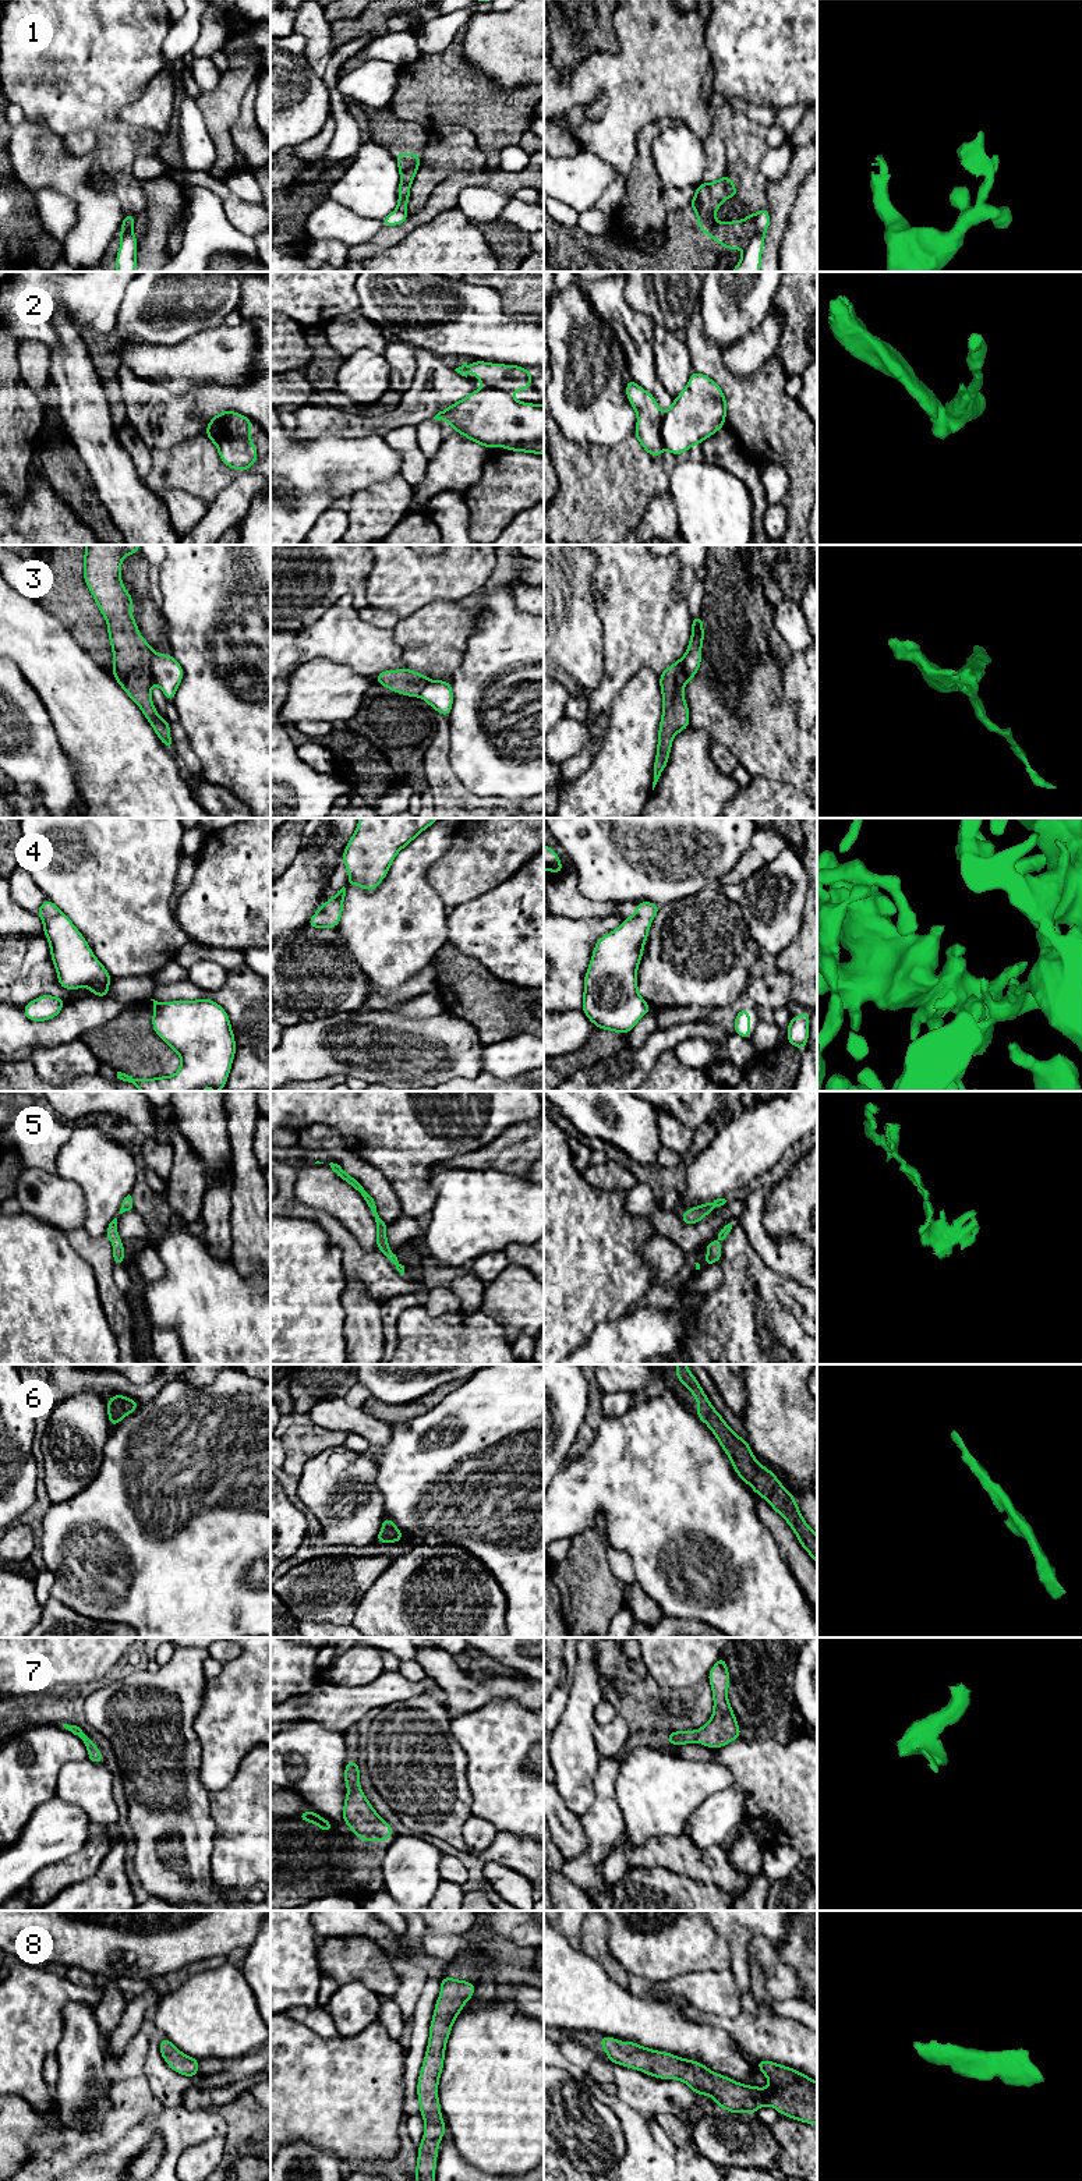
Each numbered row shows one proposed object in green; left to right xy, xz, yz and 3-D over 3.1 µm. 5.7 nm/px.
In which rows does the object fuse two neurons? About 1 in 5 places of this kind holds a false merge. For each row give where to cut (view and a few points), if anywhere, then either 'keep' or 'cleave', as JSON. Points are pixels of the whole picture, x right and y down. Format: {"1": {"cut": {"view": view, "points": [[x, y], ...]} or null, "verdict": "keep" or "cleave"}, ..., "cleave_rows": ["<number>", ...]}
{"1": {"cut": {"view": "yz", "points": [[756, 213], [756, 233], [743, 248]]}, "verdict": "cleave"}, "2": {"cut": {"view": "xy", "points": [[215, 415], [227, 435], [214, 442]]}, "verdict": "cleave"}, "3": {"cut": {"view": "xy", "points": [[154, 651], [151, 662], [152, 680]]}, "verdict": "cleave"}, "4": {"cut": null, "verdict": "keep"}, "5": {"cut": null, "verdict": "keep"}, "6": {"cut": null, "verdict": "keep"}, "7": {"cut": null, "verdict": "keep"}, "8": {"cut": null, "verdict": "keep"}, "cleave_rows": ["1", "2", "3"]}

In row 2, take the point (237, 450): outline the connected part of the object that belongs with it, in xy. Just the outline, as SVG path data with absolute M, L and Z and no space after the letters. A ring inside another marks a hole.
M220 411L216 421L229 432L226 439L215 442L220 460L233 470L248 471L258 460L257 447L250 439L252 421L237 411Z

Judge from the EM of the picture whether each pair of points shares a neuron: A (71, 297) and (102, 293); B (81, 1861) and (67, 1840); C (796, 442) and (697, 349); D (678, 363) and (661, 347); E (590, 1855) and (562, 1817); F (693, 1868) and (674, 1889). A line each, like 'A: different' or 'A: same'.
A: same
B: different
C: same
D: same
E: different
F: different

